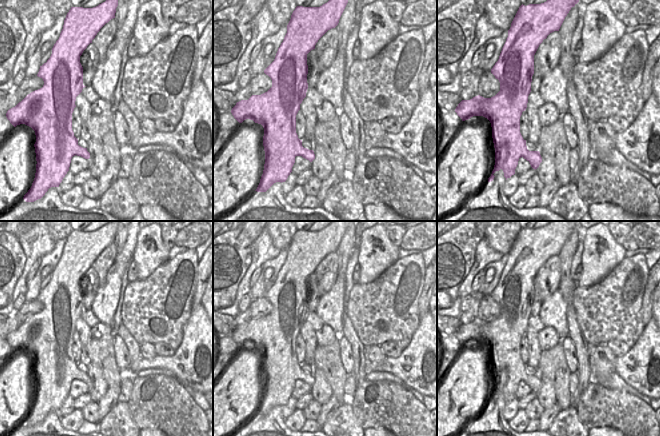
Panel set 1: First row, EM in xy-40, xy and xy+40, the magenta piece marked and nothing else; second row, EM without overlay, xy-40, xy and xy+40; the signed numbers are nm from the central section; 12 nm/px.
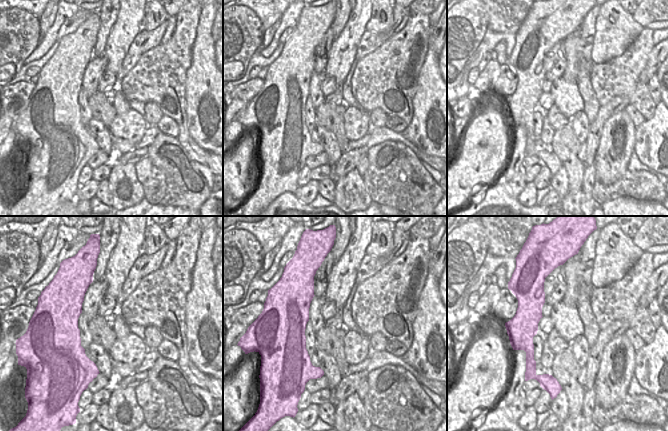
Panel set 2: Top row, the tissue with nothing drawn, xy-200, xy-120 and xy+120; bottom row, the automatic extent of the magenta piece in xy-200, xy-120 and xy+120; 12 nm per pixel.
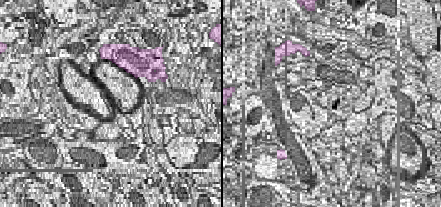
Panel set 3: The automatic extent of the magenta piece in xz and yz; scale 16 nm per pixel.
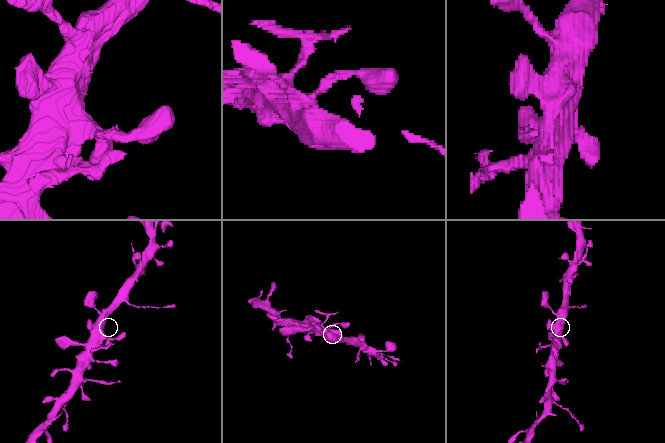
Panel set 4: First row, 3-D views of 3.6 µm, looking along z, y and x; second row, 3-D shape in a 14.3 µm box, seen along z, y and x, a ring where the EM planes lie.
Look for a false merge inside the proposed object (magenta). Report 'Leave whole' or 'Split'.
Leave whole

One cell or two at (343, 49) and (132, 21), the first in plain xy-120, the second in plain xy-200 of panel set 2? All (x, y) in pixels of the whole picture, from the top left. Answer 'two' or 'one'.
one

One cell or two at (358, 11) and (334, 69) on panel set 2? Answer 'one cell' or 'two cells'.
one cell

